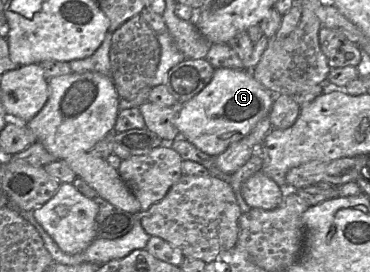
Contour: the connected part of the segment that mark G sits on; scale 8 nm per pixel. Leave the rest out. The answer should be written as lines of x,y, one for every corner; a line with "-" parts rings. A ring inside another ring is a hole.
214,69
212,79
198,94
186,103
178,104
178,136
215,158
233,142
246,137
259,121
269,116
274,97
254,78
251,70

